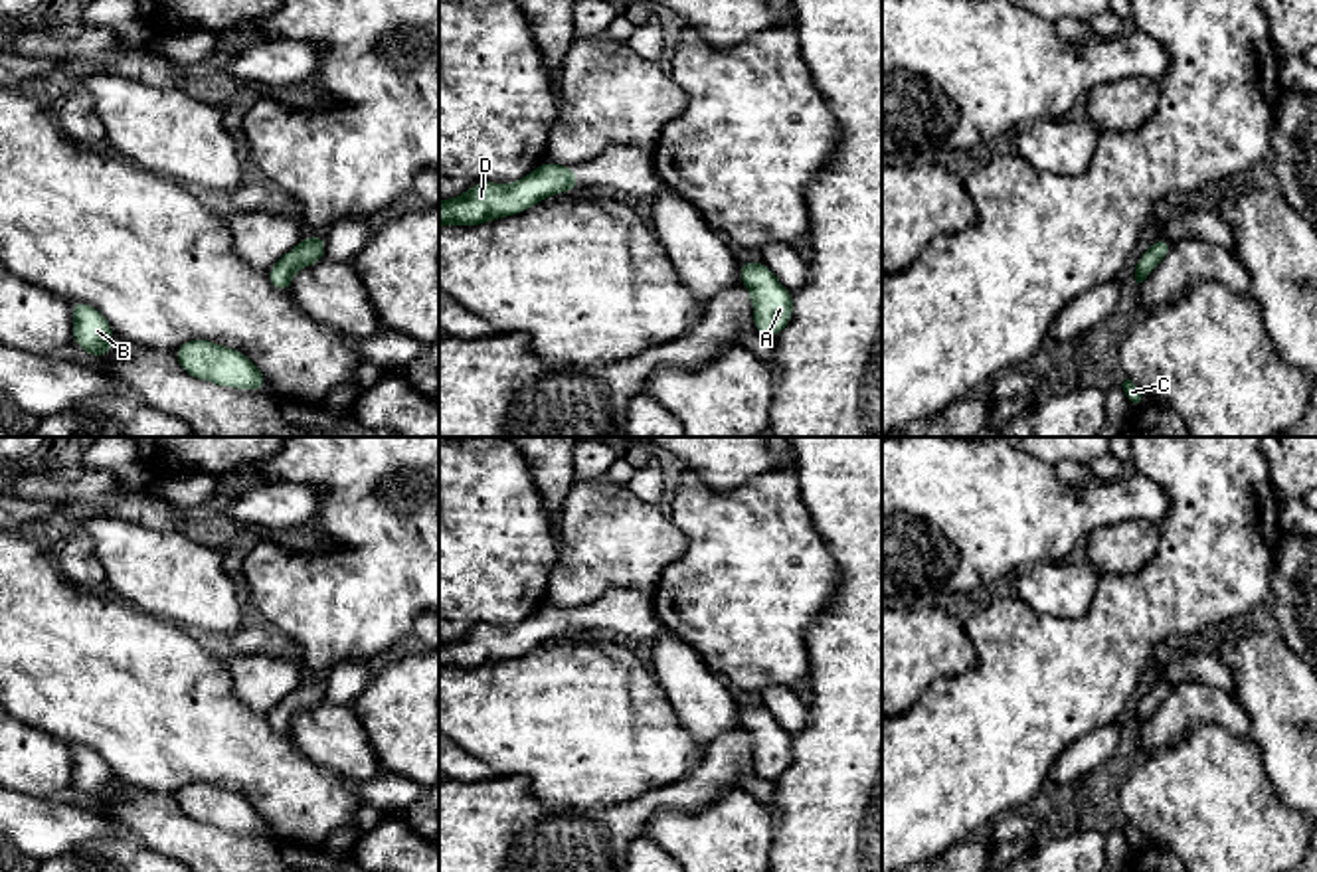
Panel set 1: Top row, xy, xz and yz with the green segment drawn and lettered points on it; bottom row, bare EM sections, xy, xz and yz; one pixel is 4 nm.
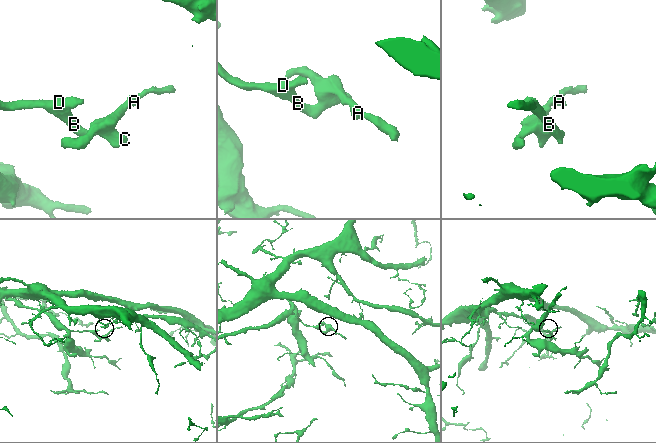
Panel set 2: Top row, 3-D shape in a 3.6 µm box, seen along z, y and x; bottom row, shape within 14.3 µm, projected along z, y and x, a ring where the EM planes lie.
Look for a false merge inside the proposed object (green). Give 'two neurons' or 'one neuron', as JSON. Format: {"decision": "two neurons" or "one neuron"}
{"decision": "one neuron"}

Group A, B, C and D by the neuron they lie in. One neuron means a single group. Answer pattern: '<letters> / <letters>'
A B C D

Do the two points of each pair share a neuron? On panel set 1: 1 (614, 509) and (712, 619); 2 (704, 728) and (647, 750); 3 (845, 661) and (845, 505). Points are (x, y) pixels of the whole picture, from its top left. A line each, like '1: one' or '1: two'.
1: two
2: two
3: one

